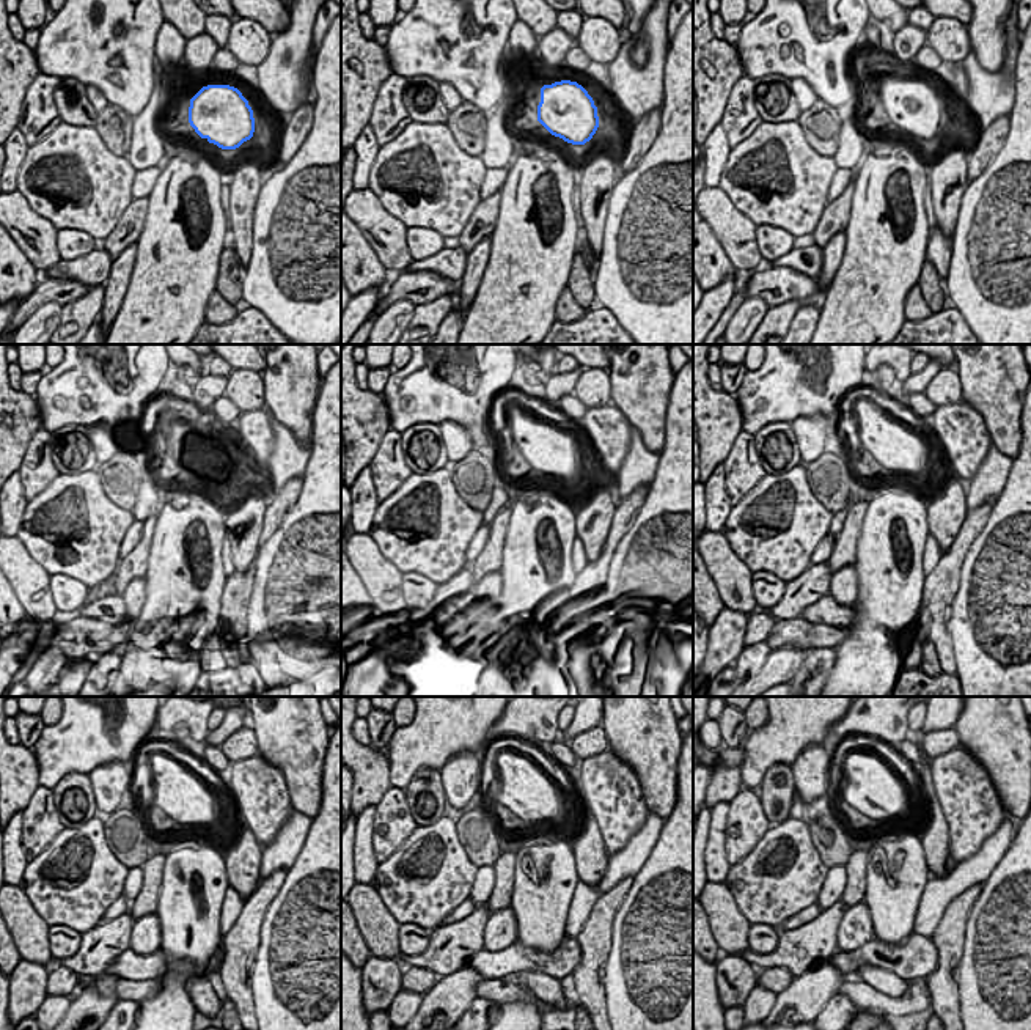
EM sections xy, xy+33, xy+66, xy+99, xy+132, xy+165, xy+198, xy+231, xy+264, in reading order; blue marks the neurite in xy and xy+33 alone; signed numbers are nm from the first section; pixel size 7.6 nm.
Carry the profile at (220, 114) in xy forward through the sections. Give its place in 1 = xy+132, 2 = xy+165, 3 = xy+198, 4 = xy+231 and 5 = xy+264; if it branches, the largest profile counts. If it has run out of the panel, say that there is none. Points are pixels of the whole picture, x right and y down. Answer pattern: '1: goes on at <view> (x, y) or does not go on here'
1: goes on at xy+132 (546, 448)
2: goes on at xy+165 (893, 447)
3: goes on at xy+198 (178, 793)
4: goes on at xy+231 (525, 791)
5: goes on at xy+264 (871, 790)

